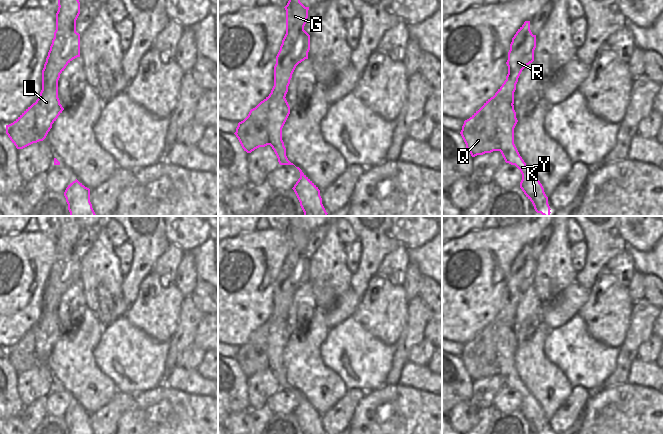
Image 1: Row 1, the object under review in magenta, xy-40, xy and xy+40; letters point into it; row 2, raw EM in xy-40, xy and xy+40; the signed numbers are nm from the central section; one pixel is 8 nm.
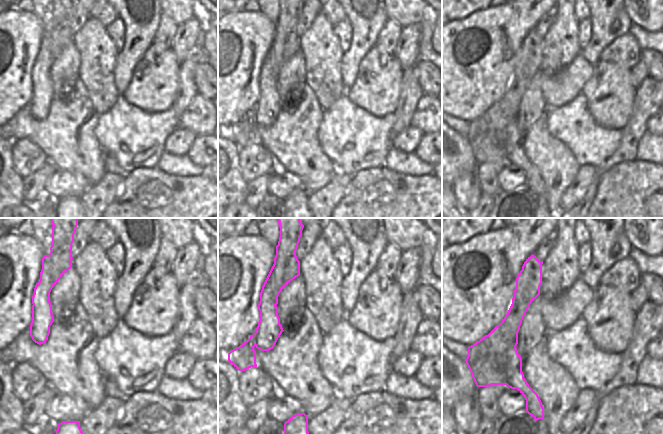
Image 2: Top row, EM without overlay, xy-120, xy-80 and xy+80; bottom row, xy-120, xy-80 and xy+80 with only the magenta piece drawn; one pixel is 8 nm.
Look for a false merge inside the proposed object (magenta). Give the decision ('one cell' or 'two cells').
two cells

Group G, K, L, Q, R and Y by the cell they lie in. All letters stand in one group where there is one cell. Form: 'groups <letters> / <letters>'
groups G Q R / K L Y

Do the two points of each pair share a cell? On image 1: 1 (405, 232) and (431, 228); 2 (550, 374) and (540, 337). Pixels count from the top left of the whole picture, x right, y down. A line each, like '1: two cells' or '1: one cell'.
1: one cell
2: one cell

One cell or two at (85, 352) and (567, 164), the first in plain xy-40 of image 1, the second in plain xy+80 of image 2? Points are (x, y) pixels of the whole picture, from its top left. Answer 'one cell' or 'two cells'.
one cell

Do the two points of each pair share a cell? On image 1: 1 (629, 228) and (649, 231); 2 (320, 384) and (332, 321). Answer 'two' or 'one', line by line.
1: one
2: two

